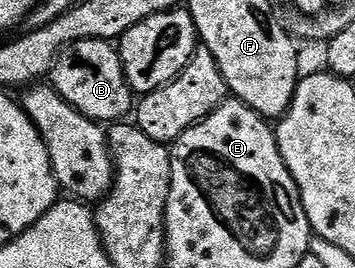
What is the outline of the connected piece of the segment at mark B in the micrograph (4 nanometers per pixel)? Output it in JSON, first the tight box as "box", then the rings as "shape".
{"box":[49,40,136,122],"shape":[[[81,40],[69,44],[58,53],[58,59],[50,70],[49,83],[80,114],[99,122],[122,122],[131,115],[136,104],[135,93],[126,81],[124,66],[117,47],[108,40]]]}

